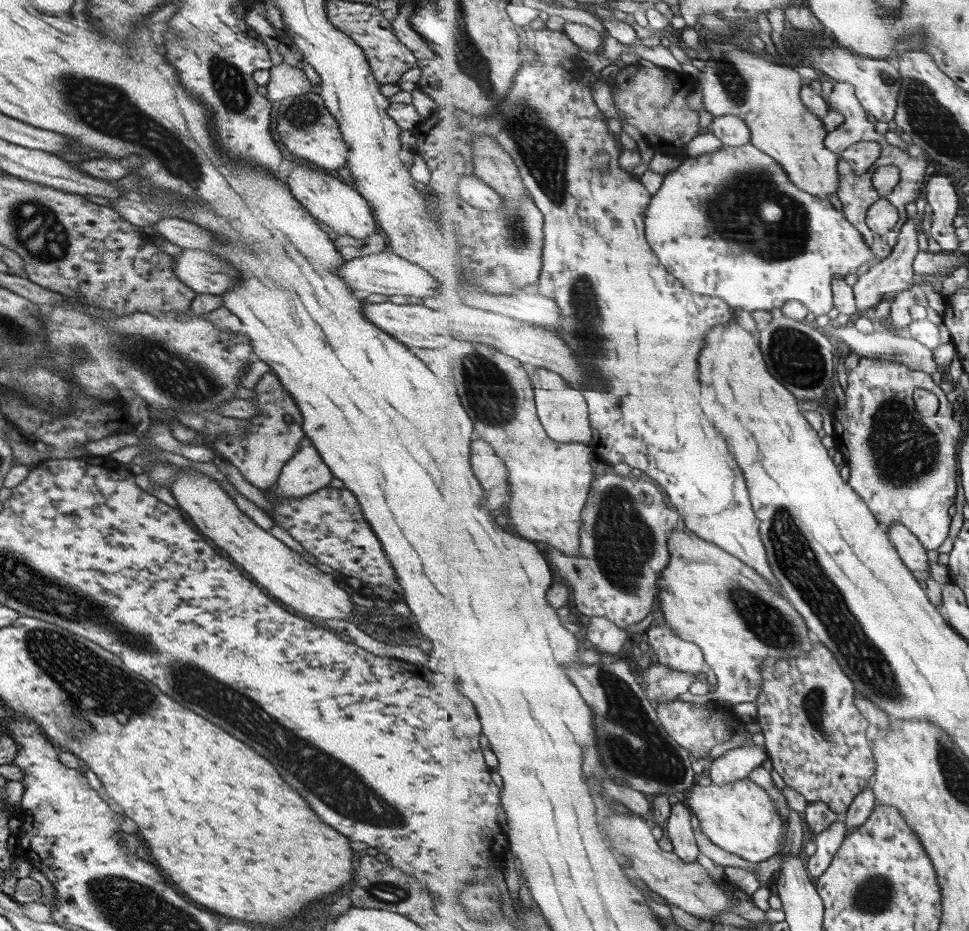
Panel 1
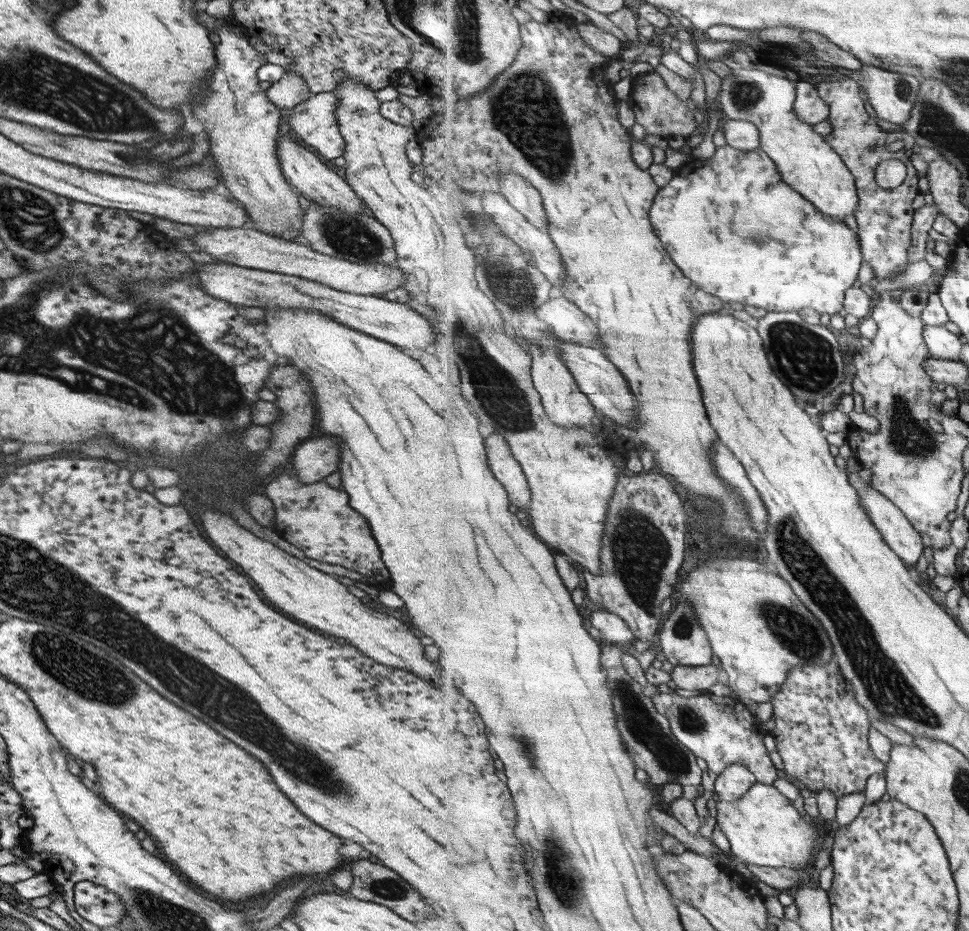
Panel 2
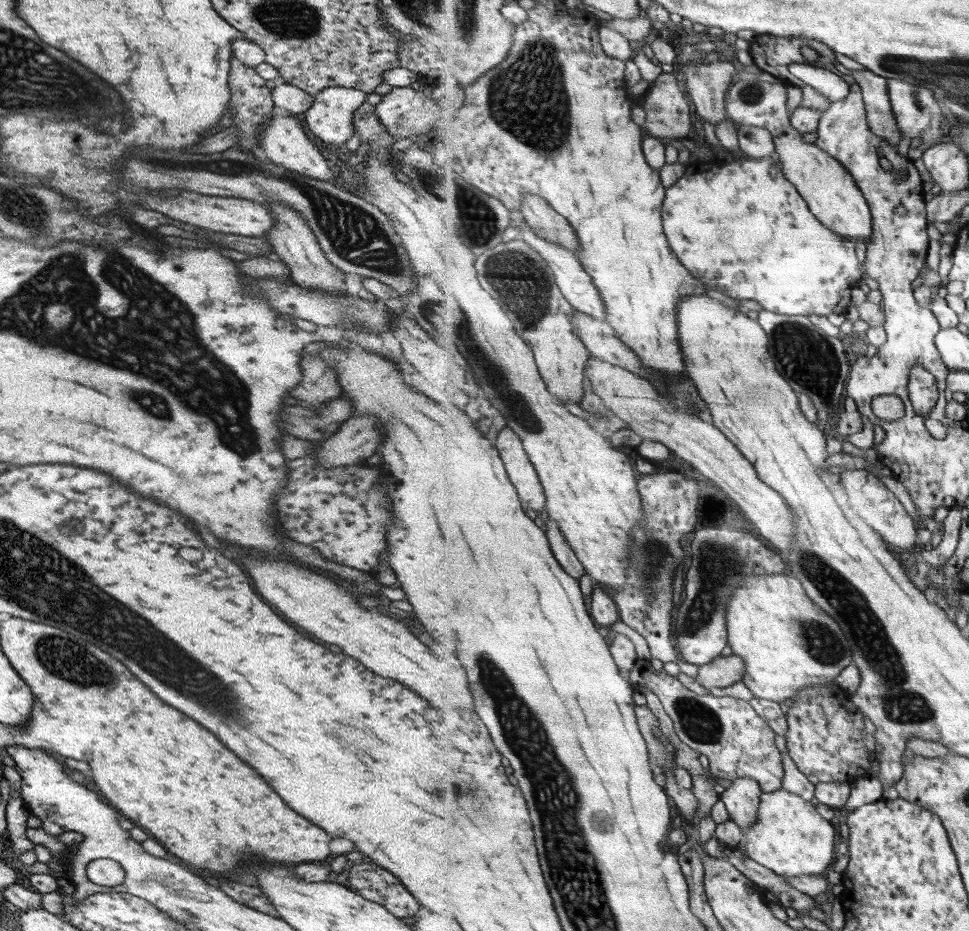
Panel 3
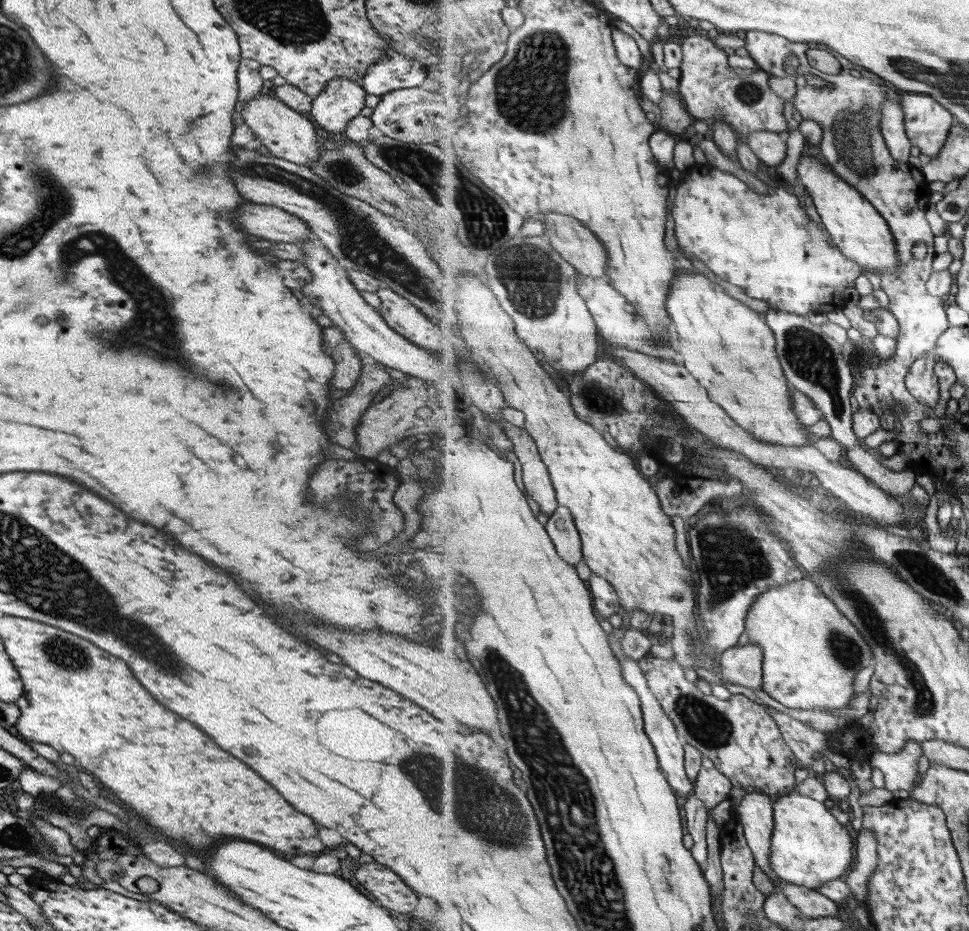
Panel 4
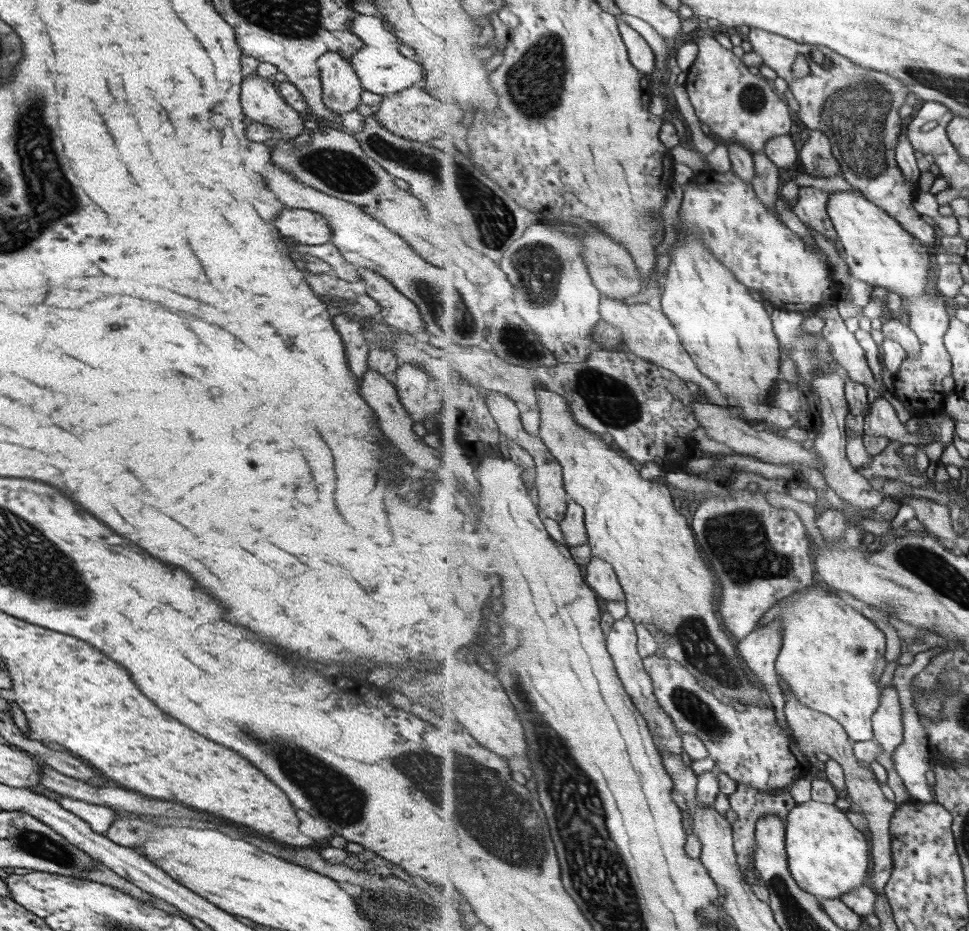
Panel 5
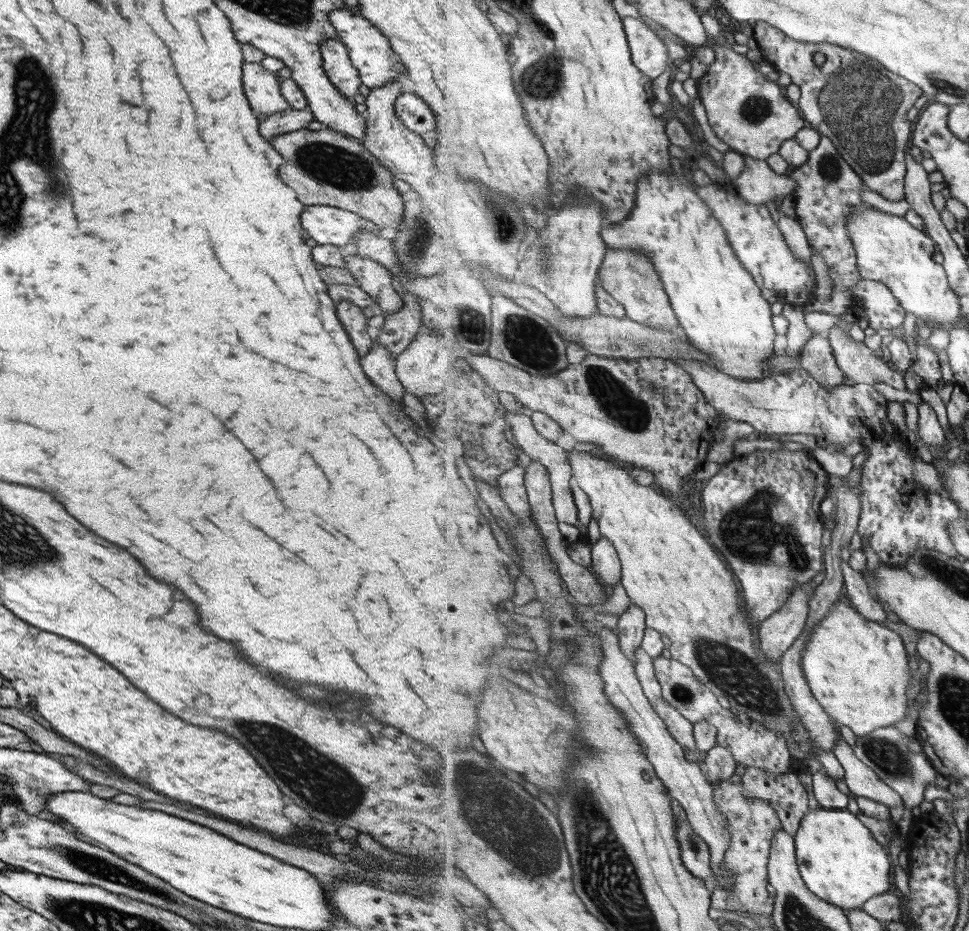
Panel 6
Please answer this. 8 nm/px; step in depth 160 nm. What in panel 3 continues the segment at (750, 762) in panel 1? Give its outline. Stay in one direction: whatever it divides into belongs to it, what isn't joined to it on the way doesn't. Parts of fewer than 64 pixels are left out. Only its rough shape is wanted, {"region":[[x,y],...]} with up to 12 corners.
{"region":[[744,776],[720,800],[742,830],[758,822],[763,795],[759,782]]}

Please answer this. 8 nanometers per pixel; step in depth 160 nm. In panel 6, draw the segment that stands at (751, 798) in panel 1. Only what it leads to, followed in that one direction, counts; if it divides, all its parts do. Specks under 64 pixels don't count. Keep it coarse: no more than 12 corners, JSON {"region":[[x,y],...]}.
{"region":[[846,809],[811,810],[798,863],[845,910],[895,891],[891,860]]}

